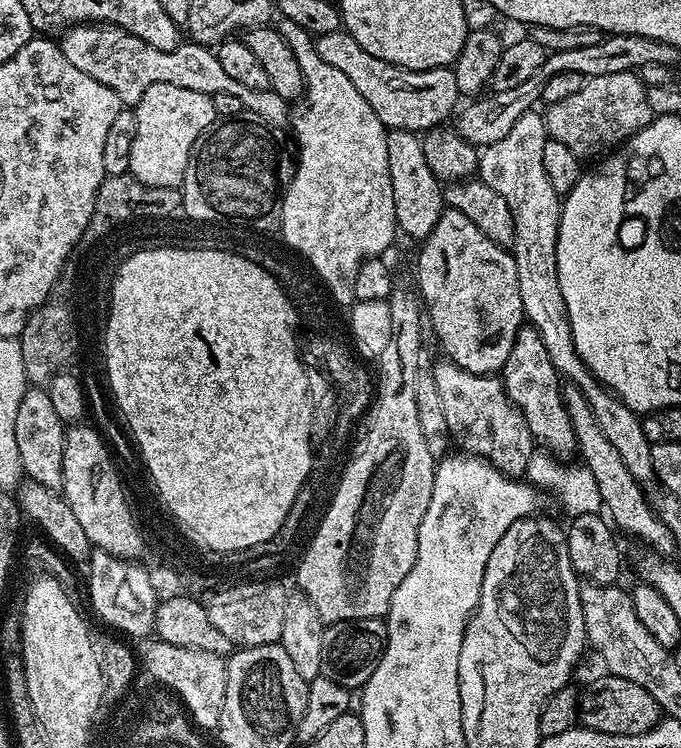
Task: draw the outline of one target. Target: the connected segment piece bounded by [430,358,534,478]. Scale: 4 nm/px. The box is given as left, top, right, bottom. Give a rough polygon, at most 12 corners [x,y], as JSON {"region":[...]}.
{"region":[[431,365],[455,447],[523,477],[526,418],[496,374]]}

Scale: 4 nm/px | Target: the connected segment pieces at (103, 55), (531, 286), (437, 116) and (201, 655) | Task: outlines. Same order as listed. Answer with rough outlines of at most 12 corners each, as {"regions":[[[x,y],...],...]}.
{"regions":[[[95,22],[69,27],[67,60],[134,106],[166,82],[234,94],[269,126],[289,101],[241,86],[211,47],[158,50]],[[539,111],[480,152],[514,214],[518,294],[560,376],[582,390],[641,488],[656,484],[643,419],[574,346],[556,269],[562,197]],[[343,30],[317,36],[389,130],[443,125],[461,95],[451,67],[400,68]],[[159,638],[145,668],[197,729],[219,729],[227,659]]]}

